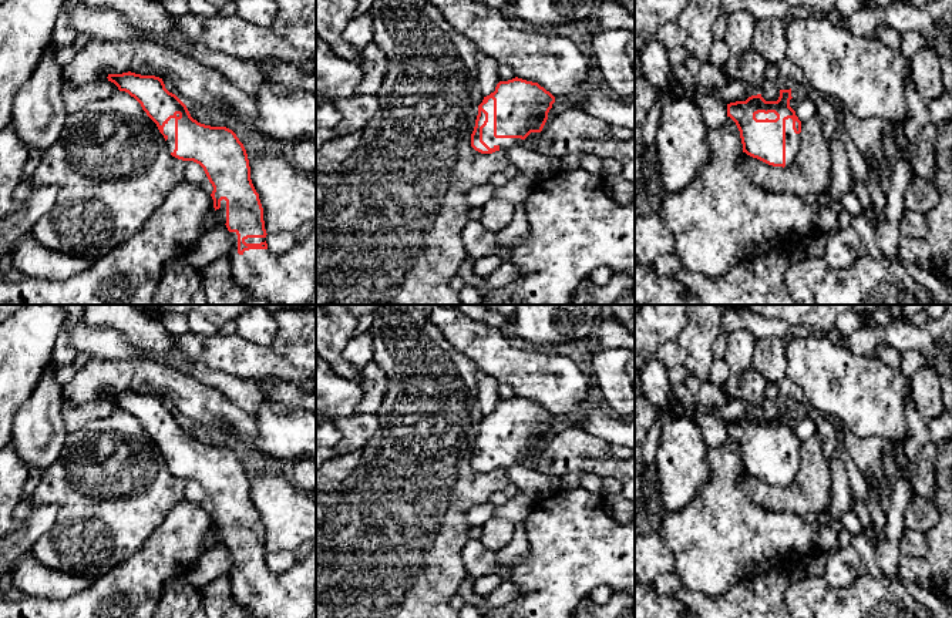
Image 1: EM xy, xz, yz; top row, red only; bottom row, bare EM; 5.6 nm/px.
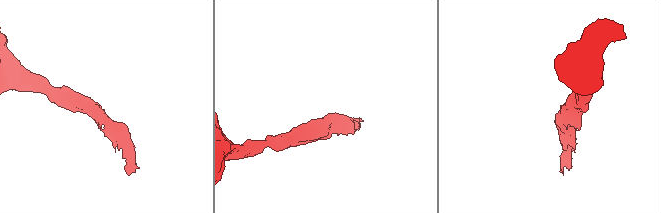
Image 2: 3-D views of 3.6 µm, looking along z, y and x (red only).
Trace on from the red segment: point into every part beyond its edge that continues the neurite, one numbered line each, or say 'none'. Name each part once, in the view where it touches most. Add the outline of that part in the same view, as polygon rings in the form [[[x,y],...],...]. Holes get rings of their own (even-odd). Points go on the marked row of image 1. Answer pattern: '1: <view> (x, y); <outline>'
1: xz (488, 138); [[[490,98],[482,108],[488,112],[488,122],[482,128],[482,141],[490,147],[494,148],[495,145],[499,147],[499,151],[509,150],[512,147],[521,145],[521,138],[495,138],[494,137],[494,100]]]

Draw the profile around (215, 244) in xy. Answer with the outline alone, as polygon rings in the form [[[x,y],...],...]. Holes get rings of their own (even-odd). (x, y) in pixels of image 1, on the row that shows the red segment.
[[[219,222],[211,232],[203,234],[186,253],[189,265],[199,273],[212,261],[231,252],[231,232]]]

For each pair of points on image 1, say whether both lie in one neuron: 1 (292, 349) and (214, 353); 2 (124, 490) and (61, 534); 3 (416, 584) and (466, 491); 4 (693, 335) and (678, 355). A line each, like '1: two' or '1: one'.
1: two
2: one
3: one
4: two

